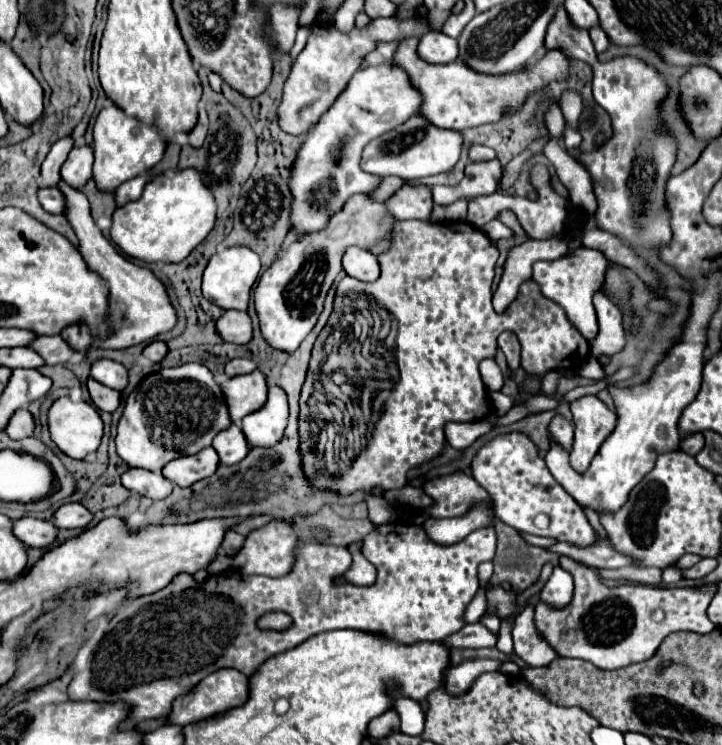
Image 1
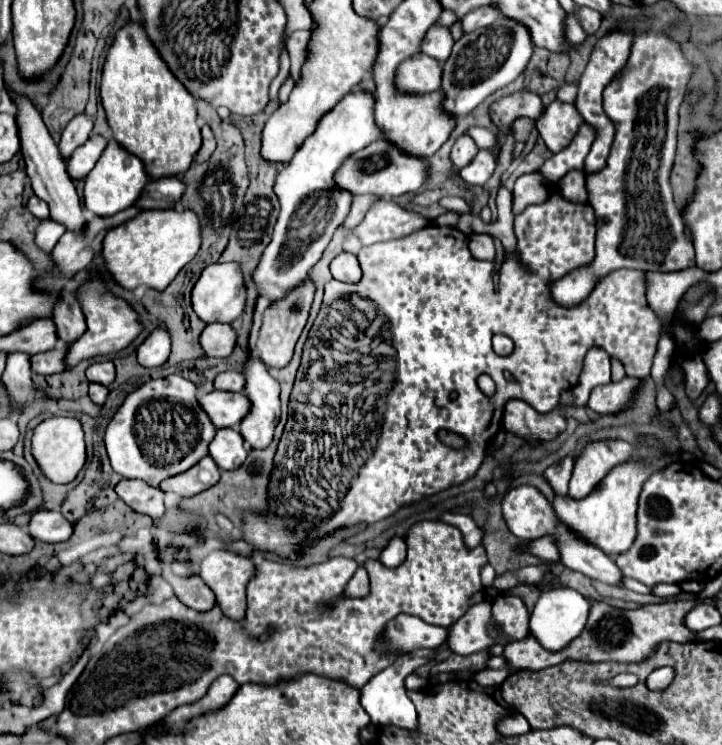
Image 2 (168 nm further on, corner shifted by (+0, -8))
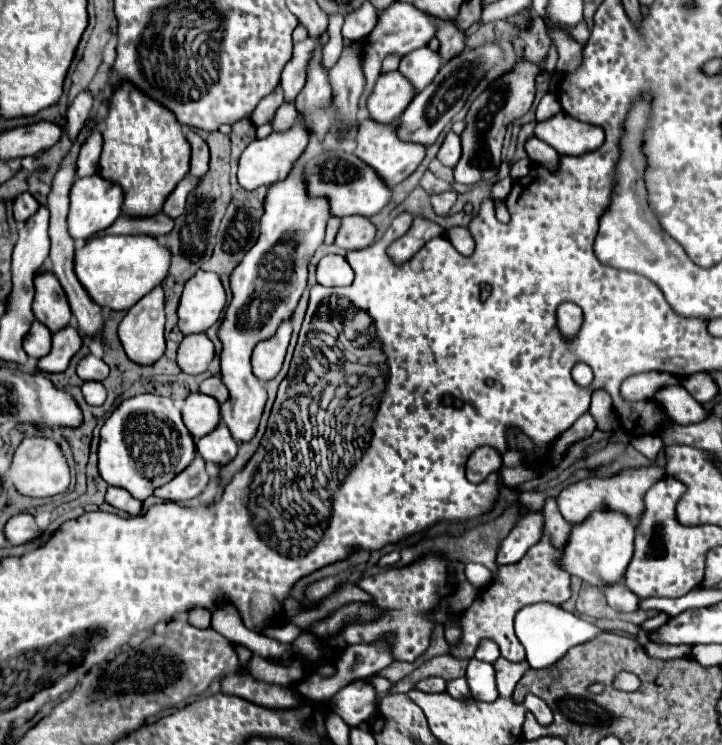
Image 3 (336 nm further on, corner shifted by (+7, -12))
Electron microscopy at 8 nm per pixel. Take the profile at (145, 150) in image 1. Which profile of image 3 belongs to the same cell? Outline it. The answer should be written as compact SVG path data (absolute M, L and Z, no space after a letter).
M101 174L89 178L79 178L71 188L71 208L69 208L69 234L73 240L87 240L93 232L109 228L123 210L123 188L117 182L105 180Z

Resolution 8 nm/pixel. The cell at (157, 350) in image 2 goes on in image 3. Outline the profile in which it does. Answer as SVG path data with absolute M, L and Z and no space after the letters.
M163 288L143 296L119 324L119 338L127 356L141 366L157 362L165 352Z

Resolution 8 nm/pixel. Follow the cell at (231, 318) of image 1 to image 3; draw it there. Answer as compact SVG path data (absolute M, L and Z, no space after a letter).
M189 334L179 344L177 364L187 374L199 374L209 368L215 358L215 346L207 334Z

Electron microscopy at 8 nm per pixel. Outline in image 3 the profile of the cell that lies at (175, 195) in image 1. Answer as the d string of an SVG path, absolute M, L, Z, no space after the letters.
M137 234L137 236L101 236L101 238L95 238L95 240L87 242L85 246L81 246L75 252L75 272L77 272L79 282L85 286L89 296L99 306L107 304L111 310L129 310L149 290L157 288L157 284L163 282L163 278L169 272L171 258L173 258L173 254L171 254L169 246L165 246L161 240L157 240L153 236L145 236L145 234Z

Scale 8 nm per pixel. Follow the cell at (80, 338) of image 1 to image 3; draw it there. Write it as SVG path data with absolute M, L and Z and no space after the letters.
M51 272L35 274L35 298L33 298L33 314L39 322L43 322L51 332L59 332L71 322L71 308L67 304L67 296Z

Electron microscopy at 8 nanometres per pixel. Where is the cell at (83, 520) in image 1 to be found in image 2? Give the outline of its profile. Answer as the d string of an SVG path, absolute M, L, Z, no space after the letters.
M36 510L28 522L30 536L40 542L64 542L72 536L72 530L74 526L54 510Z

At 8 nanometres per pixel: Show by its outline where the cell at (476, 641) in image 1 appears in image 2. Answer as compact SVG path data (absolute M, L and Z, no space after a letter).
M416 650L408 656L400 656L396 662L392 662L390 666L386 666L378 674L374 674L372 680L368 680L364 684L364 694L362 694L362 688L360 688L360 704L368 712L368 716L372 718L374 726L392 724L392 726L400 726L400 728L416 728L416 710L414 710L412 700L406 696L404 678L410 672L414 672L418 666L430 662L434 652L436 650Z

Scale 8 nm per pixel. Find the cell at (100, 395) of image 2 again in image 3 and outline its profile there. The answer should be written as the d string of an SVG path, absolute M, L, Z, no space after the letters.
M85 382L85 384L81 386L81 390L83 390L83 396L85 396L87 404L91 404L91 406L101 406L101 404L105 402L107 392L105 392L105 388L103 388L101 382Z

